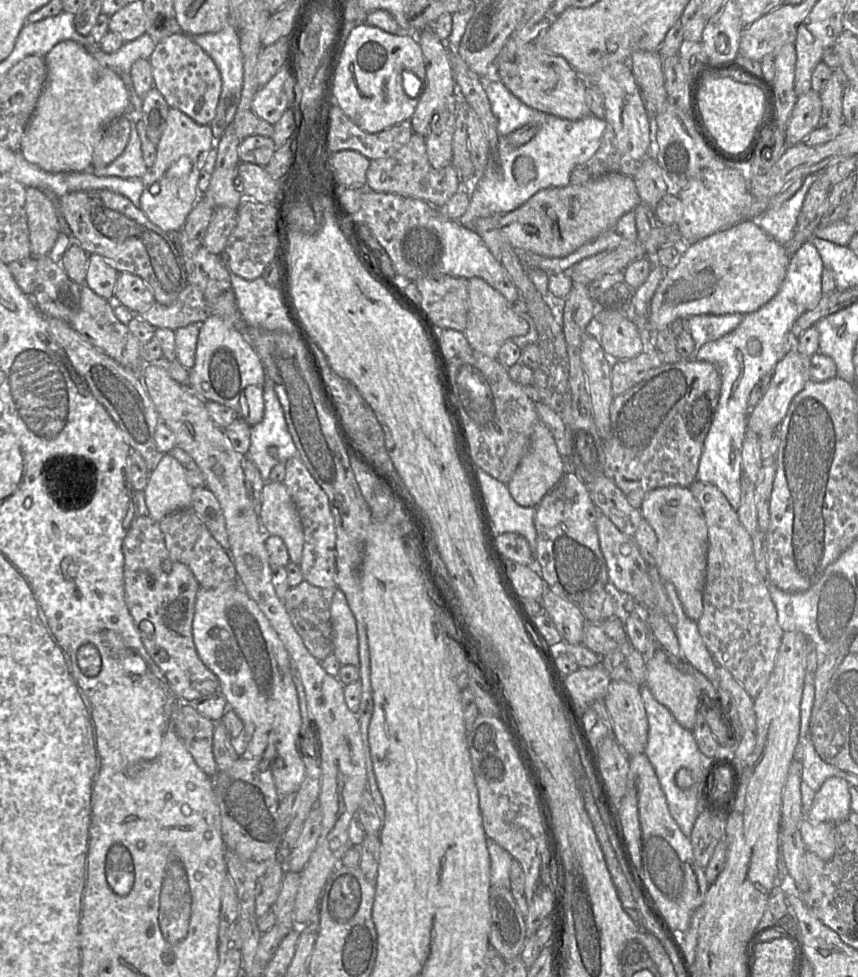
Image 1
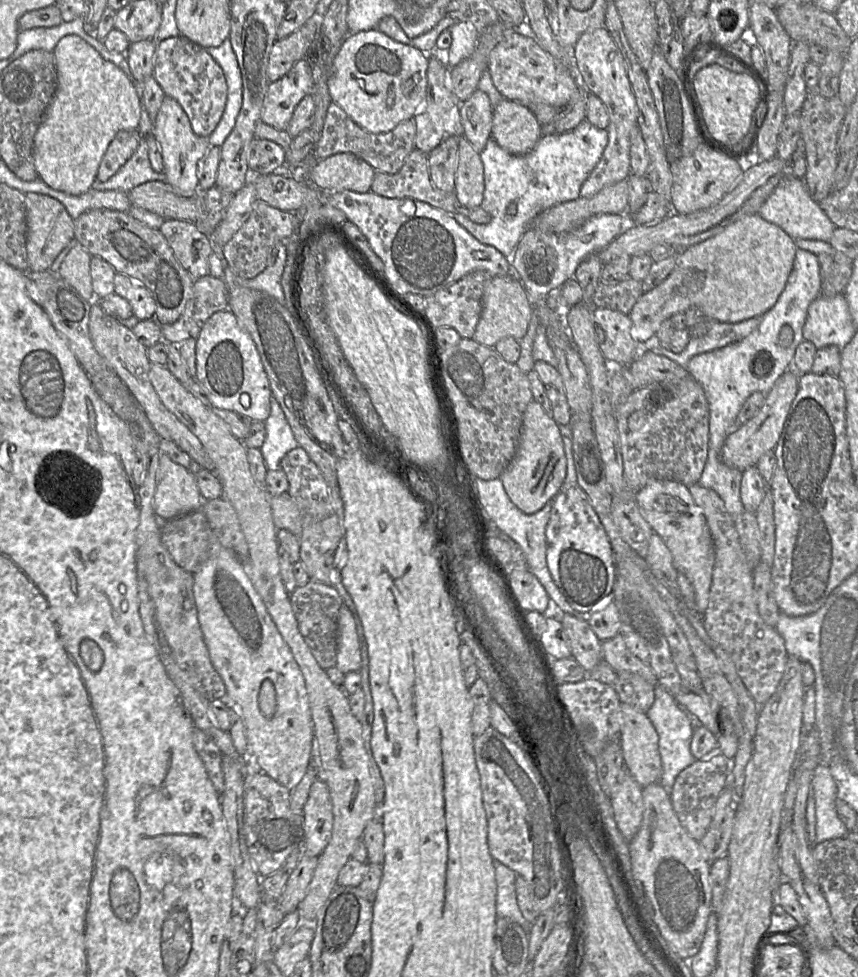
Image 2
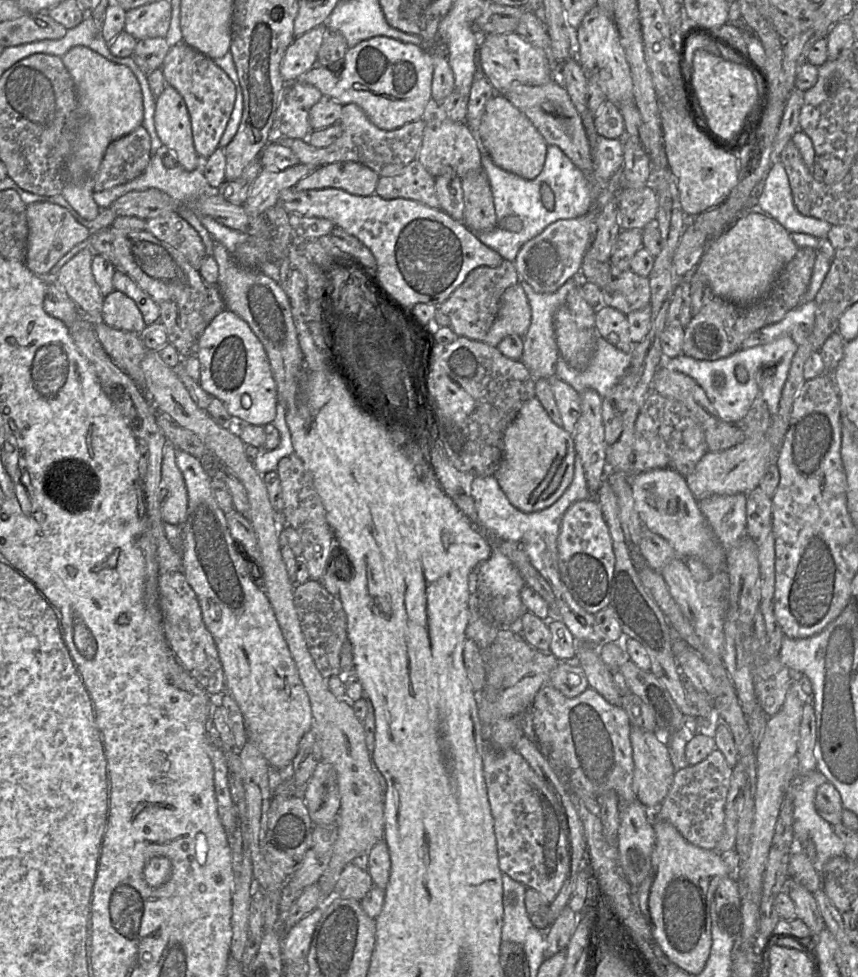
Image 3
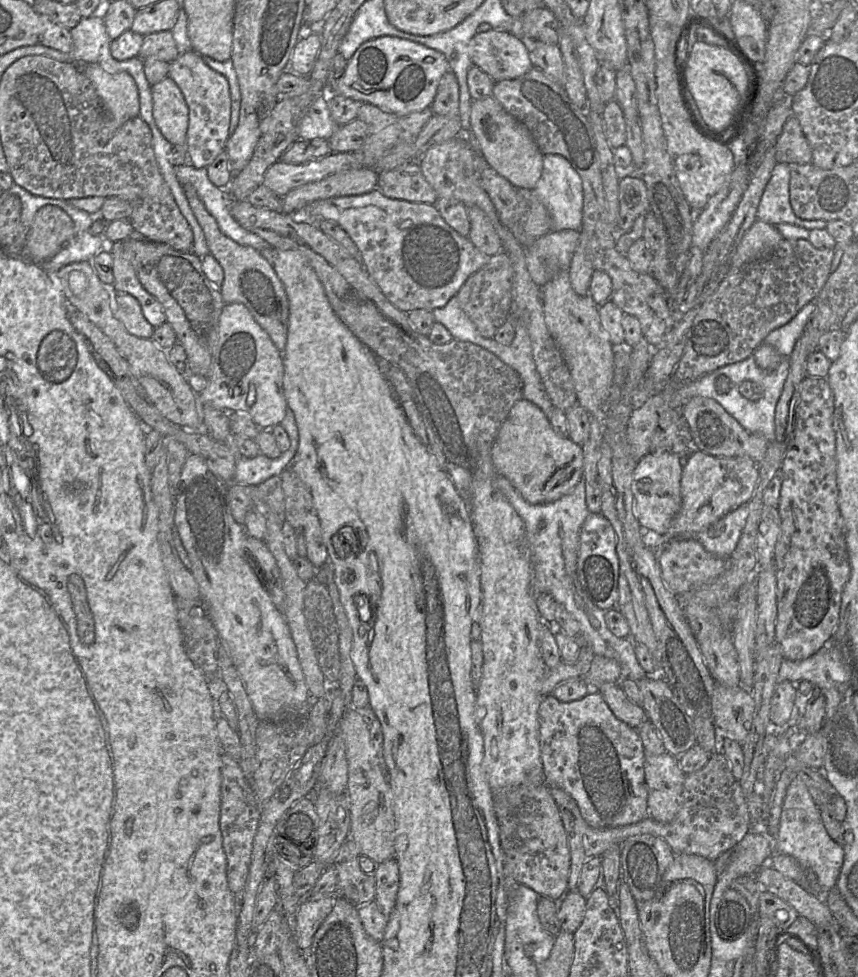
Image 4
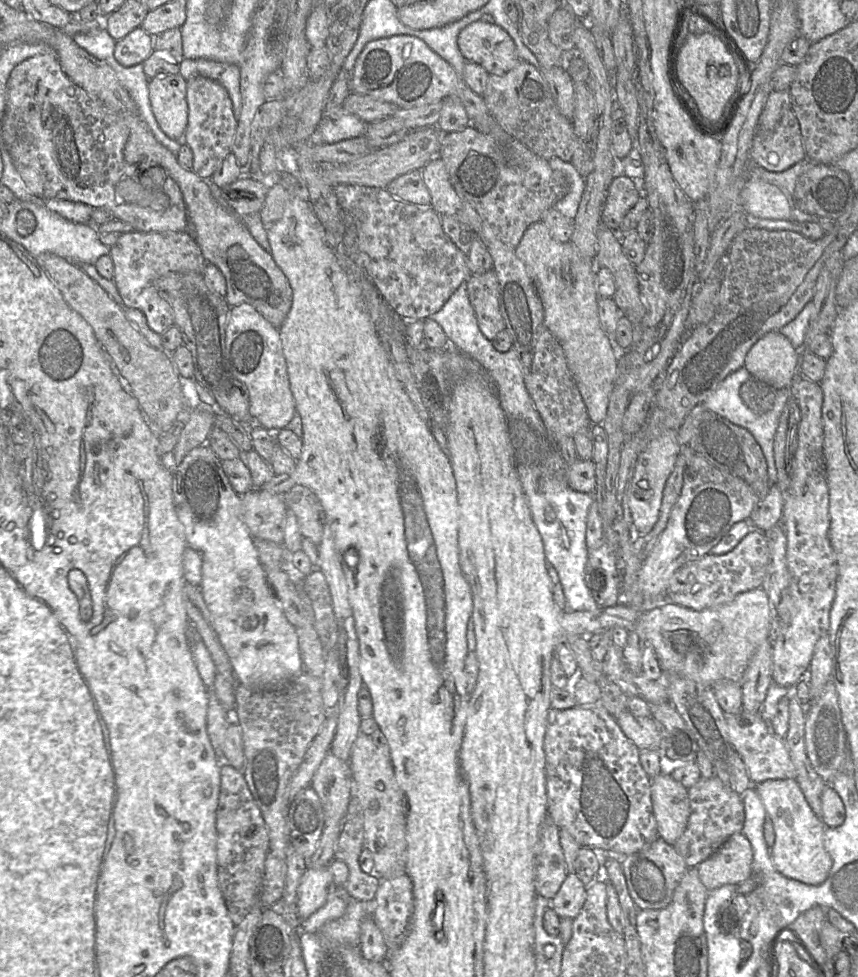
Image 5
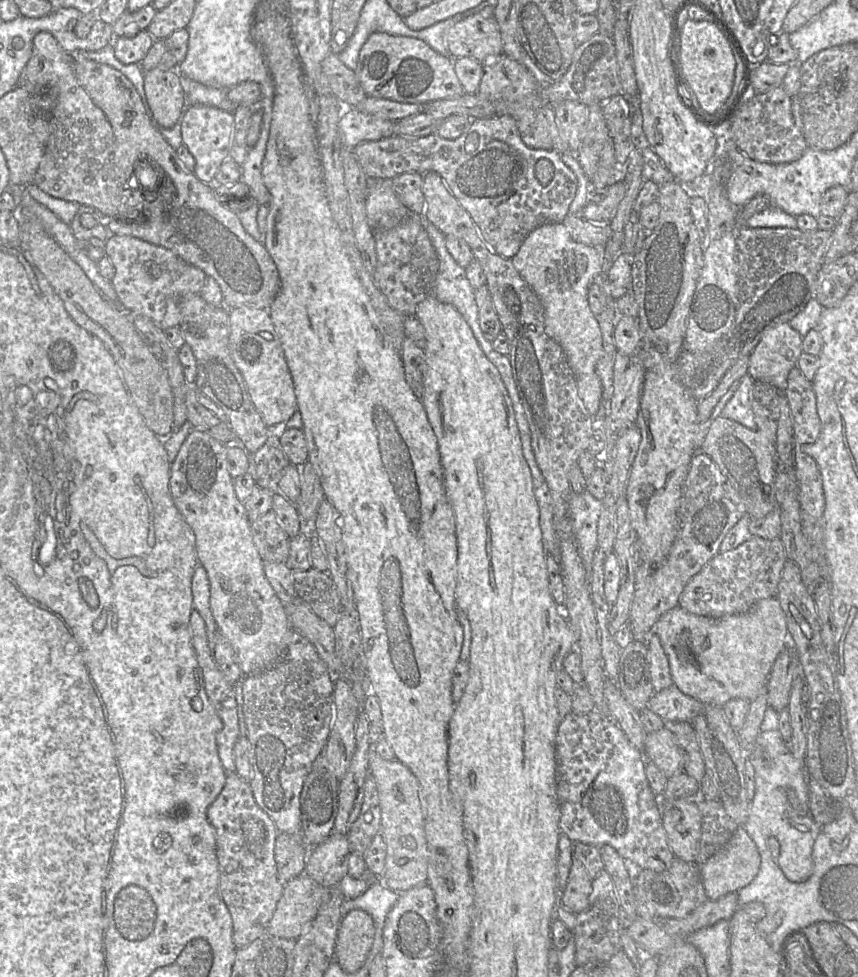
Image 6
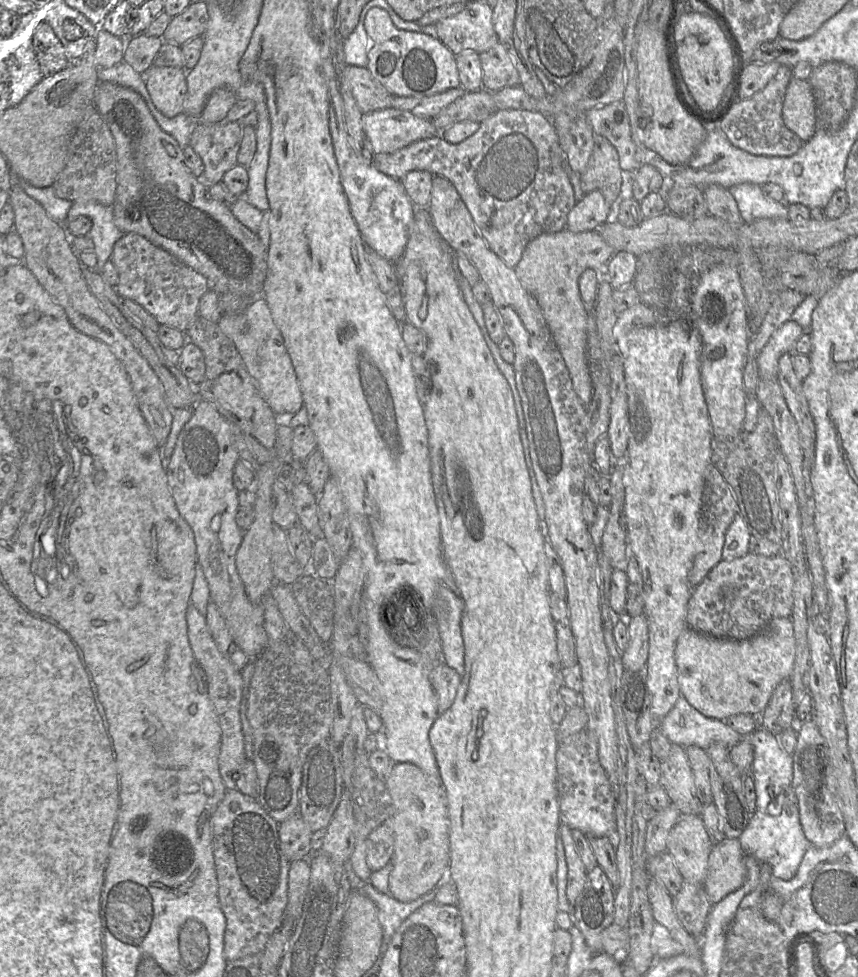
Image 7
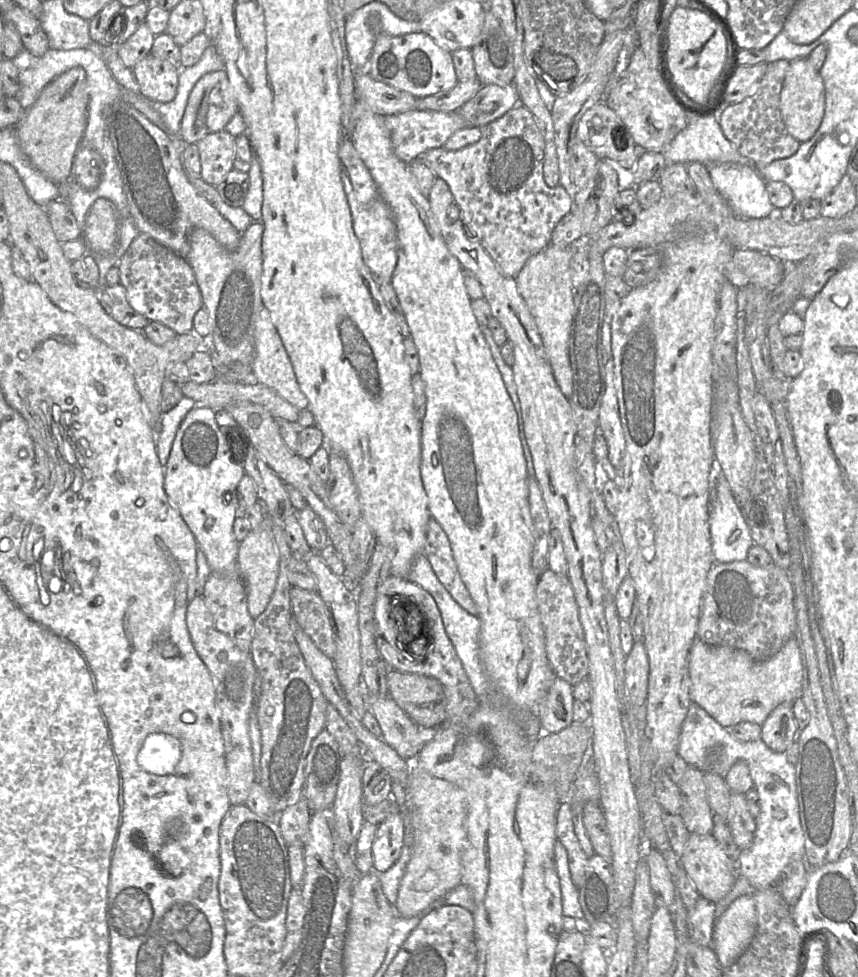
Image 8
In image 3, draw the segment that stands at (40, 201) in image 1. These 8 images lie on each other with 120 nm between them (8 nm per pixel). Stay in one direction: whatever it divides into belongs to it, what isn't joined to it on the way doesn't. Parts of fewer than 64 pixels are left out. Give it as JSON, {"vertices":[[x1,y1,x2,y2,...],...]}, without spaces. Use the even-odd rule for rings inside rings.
{"vertices":[[34,202,26,209,28,224,28,245,25,263,36,275,50,278,54,265,73,247,91,236,91,231,79,223,70,211,51,202]]}

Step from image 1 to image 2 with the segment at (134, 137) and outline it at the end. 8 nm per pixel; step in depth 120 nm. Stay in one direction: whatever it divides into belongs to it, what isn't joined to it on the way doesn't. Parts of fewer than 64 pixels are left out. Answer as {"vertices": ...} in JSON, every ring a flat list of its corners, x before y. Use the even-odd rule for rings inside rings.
{"vertices":[[141,136,138,148,131,158,109,180,100,182,96,179,91,189,128,193,133,188,149,181,166,183,166,175,153,170,148,156,148,145,145,138]]}

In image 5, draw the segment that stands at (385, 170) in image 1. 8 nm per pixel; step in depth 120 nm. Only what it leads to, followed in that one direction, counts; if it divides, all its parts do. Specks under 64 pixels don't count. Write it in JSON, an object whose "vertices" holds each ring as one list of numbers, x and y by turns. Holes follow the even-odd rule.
{"vertices":[[413,170,399,176,386,190,396,199,418,207,431,208,431,195,423,181,421,170]]}

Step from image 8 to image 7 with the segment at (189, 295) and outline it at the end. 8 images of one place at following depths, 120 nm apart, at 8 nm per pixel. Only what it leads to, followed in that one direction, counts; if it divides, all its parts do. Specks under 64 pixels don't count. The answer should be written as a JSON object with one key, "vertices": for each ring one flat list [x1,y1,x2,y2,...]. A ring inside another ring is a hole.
{"vertices":[[135,233,124,234,115,243,110,261,118,272,118,283,114,288,121,298,140,305,162,326,170,326,183,333,188,330,198,316,200,299,209,290,209,282,203,275]]}

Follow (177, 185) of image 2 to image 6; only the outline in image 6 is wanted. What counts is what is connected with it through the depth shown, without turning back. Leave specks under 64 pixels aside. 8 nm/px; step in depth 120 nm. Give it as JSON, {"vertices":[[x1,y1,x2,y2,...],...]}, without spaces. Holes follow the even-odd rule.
{"vertices":[[152,69,144,72,144,90,157,123,173,127,185,111,184,92,177,70]]}

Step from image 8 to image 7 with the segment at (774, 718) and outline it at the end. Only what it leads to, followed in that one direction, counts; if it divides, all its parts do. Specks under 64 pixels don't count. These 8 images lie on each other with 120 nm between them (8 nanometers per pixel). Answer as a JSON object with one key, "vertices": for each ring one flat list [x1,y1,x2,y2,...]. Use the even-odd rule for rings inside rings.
{"vertices":[[790,678,782,680,759,716,759,725,779,735,783,730,797,726]]}

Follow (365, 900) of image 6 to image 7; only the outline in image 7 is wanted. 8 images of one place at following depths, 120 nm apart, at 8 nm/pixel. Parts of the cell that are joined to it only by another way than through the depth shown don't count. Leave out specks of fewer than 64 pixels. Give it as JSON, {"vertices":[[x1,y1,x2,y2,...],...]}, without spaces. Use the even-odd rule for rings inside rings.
{"vertices":[[368,882,357,889,360,893,372,900,378,909,378,918,383,932,380,947,381,952,384,953,383,958,387,952,391,938,402,922,423,904,435,901,438,888,435,887,429,893,407,903,399,902,390,894,380,892]]}

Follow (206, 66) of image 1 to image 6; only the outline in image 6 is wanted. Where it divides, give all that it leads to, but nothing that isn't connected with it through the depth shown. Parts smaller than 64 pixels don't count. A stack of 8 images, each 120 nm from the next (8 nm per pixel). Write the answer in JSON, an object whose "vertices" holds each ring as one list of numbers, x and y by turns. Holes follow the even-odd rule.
{"vertices":[[197,104,186,108,182,115,183,144,194,157,194,175,205,184,213,184,221,165,230,158,235,131,234,114,216,107]]}

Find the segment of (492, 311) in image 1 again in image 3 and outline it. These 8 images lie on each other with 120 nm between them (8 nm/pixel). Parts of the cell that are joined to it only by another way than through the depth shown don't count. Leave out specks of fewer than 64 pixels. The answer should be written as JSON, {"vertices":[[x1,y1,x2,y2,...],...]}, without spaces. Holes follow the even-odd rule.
{"vertices":[[521,283,505,290,497,317,484,342,497,347,501,340,513,334,524,336,531,324,531,308]]}

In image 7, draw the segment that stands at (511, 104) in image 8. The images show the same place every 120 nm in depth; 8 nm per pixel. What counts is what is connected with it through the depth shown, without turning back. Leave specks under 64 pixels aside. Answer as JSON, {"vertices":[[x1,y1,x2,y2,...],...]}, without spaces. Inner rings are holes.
{"vertices":[[481,88,474,92,466,92,431,120,440,133,458,122,472,121,481,123,497,111,493,92]]}

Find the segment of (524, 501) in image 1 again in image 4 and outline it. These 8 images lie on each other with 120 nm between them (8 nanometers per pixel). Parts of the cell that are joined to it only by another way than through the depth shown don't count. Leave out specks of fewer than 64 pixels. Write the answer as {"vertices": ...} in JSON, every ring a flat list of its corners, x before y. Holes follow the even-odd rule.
{"vertices":[[522,399,511,408,498,430,491,451,497,475,503,476,531,504,554,502,583,478,583,450,569,437,559,436,543,411]]}

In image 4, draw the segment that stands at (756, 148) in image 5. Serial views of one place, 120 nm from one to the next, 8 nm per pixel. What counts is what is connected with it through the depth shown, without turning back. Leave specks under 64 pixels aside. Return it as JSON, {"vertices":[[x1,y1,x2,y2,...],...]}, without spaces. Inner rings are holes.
{"vertices":[[791,115,784,124,782,133,776,140,775,160,778,164,810,164,811,147,802,131,799,121]]}

